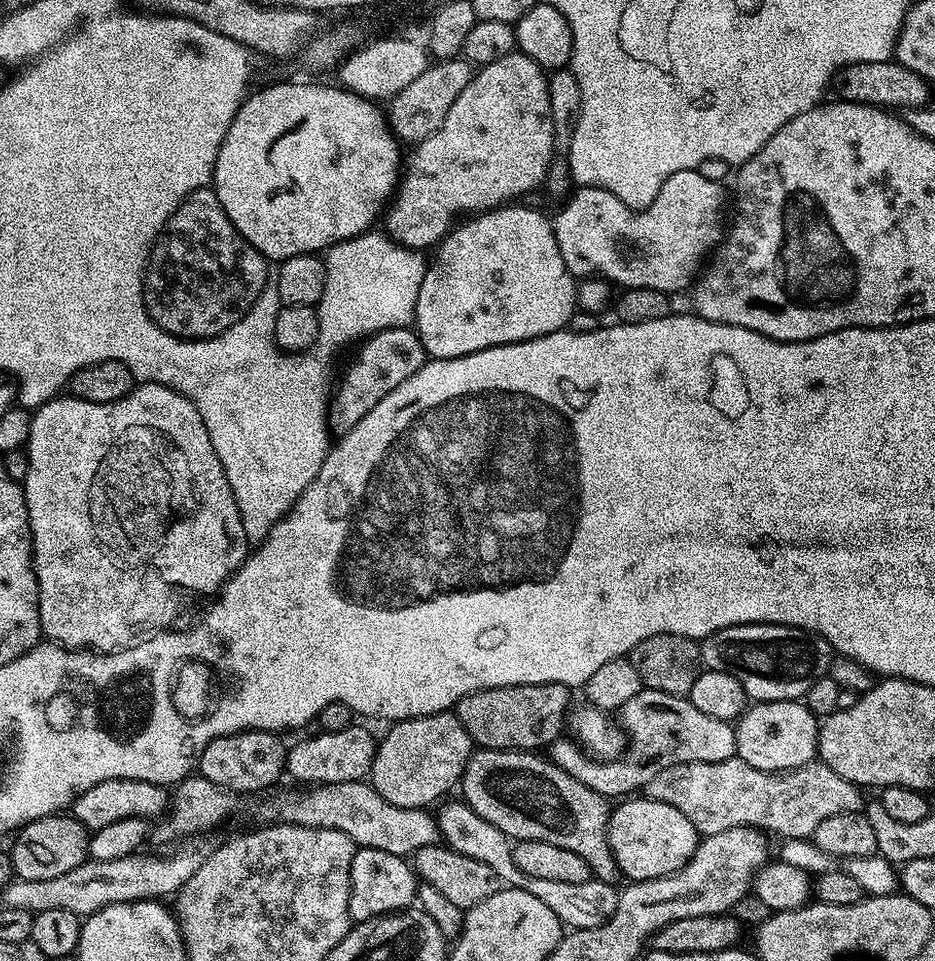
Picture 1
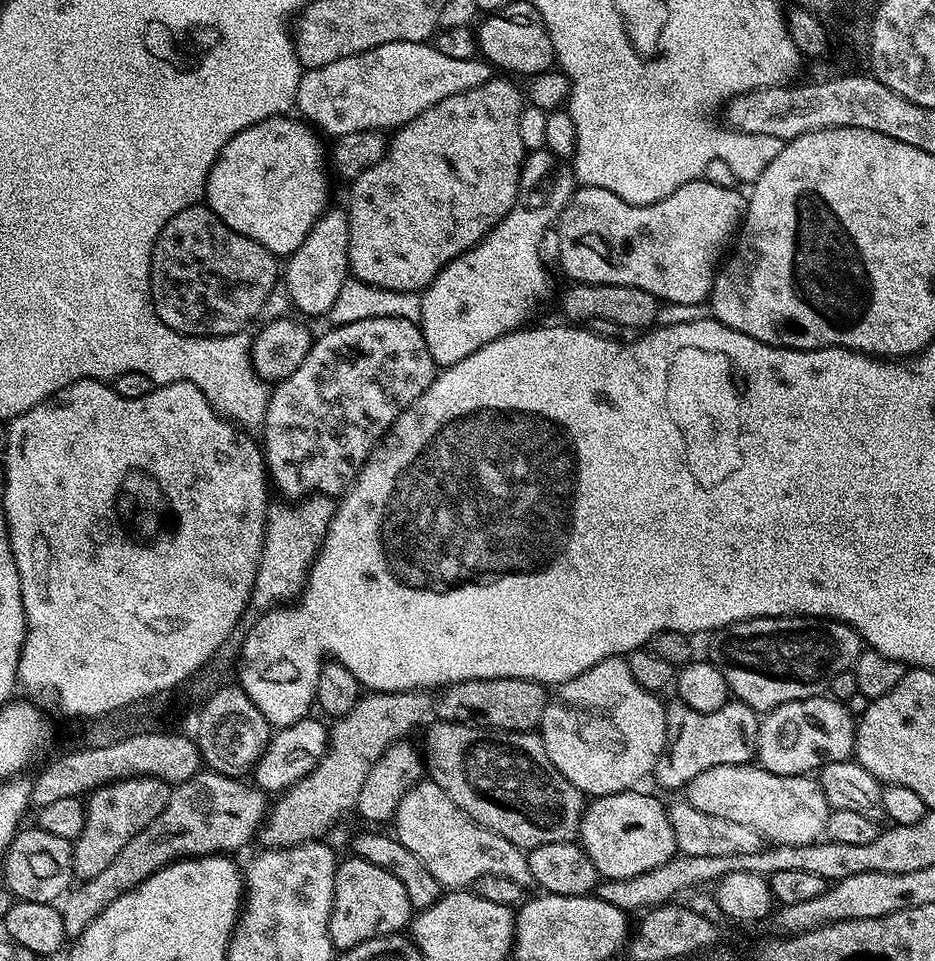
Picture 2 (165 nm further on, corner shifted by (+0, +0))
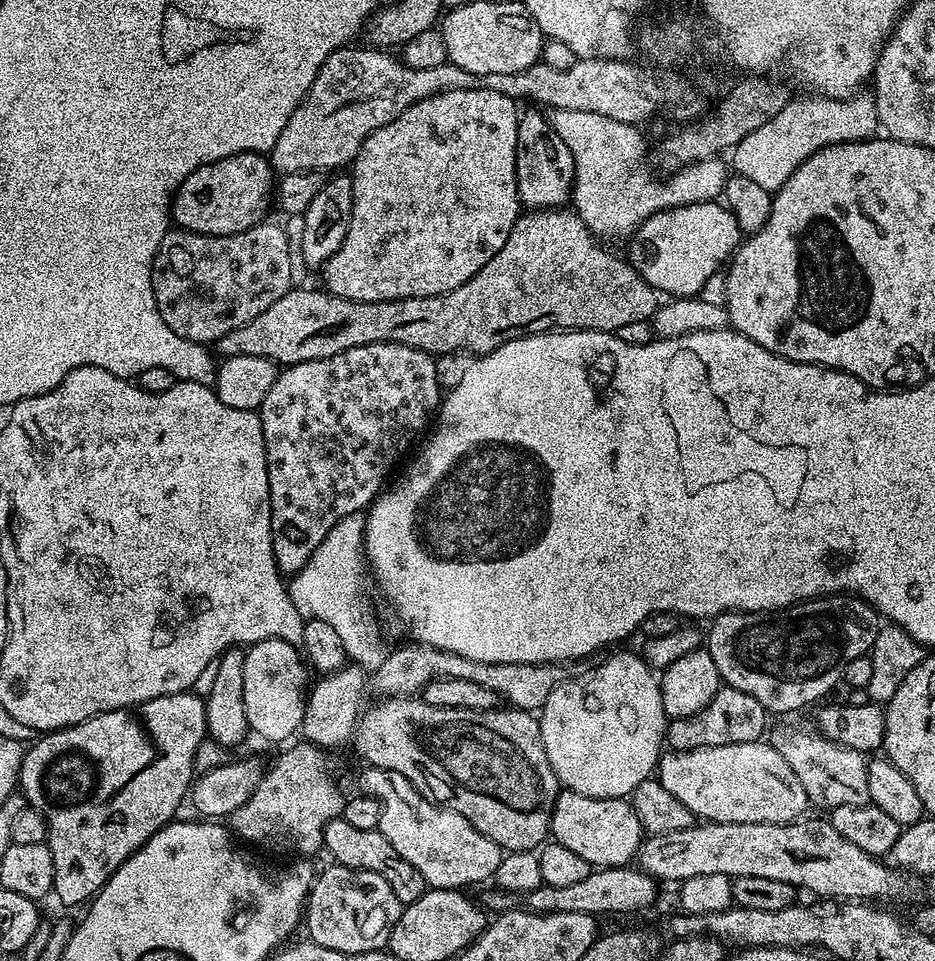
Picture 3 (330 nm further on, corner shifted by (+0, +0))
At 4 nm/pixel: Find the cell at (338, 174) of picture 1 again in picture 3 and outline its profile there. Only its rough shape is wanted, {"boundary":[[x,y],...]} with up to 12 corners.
{"boundary":[[267,155],[198,166],[172,197],[177,229],[233,236],[274,204]]}

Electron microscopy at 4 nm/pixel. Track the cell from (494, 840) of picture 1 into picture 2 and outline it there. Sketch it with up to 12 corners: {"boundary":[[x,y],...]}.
{"boundary":[[421,779],[396,839],[445,889],[486,874],[533,887],[528,852]]}

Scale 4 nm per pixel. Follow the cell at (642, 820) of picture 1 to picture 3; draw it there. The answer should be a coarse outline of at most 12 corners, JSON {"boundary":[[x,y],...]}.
{"boundary":[[564,790],[555,843],[593,869],[631,865],[646,833],[627,799]]}

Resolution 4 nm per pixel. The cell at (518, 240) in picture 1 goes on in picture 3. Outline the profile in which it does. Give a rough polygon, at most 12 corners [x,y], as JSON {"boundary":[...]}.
{"boundary":[[539,107],[519,113],[516,181],[528,210],[565,207],[574,154]]}

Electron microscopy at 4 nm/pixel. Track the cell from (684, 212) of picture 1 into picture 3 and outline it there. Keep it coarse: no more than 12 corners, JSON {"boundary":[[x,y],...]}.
{"boundary":[[719,201],[656,212],[626,258],[671,297],[699,295],[742,233]]}

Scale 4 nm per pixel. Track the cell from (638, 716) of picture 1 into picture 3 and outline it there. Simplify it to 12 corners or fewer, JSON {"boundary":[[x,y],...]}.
{"boundary":[[722,686],[698,714],[672,720],[666,744],[689,752],[755,744],[769,713]]}

